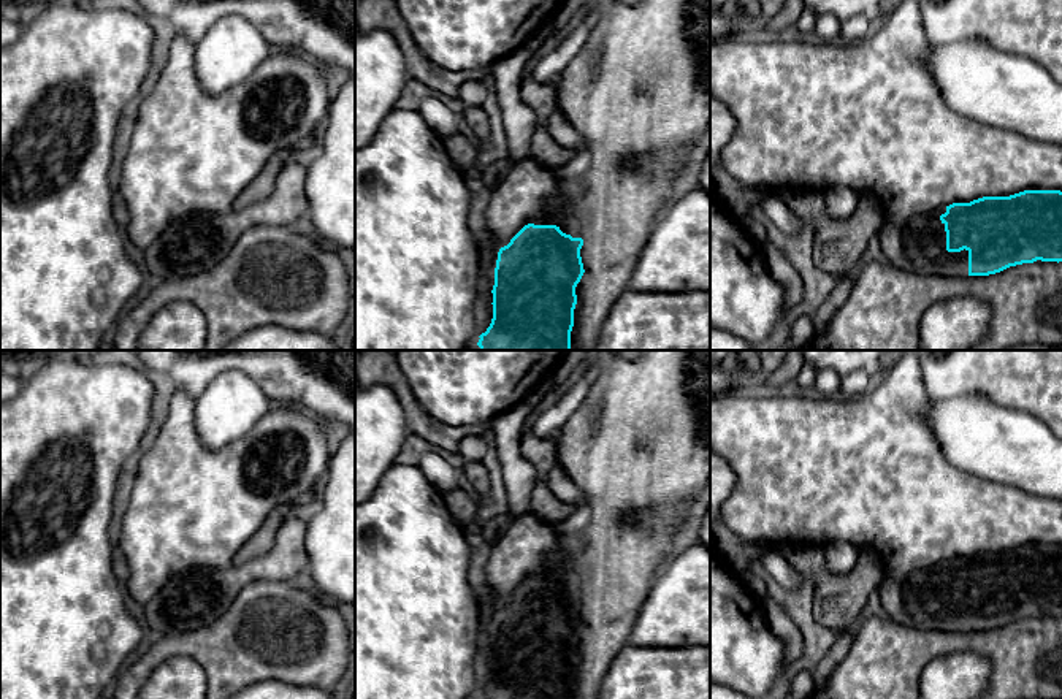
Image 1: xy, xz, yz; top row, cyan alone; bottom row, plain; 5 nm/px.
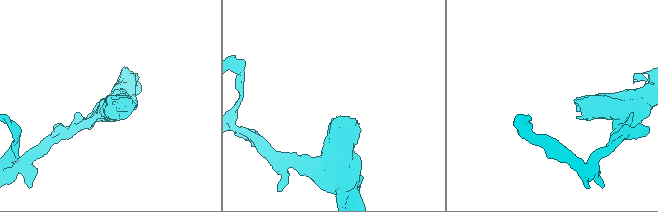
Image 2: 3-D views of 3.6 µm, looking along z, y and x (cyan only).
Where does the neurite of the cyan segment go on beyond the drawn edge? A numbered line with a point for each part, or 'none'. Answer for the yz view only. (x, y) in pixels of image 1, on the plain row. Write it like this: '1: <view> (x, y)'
1: yz (918, 599)

